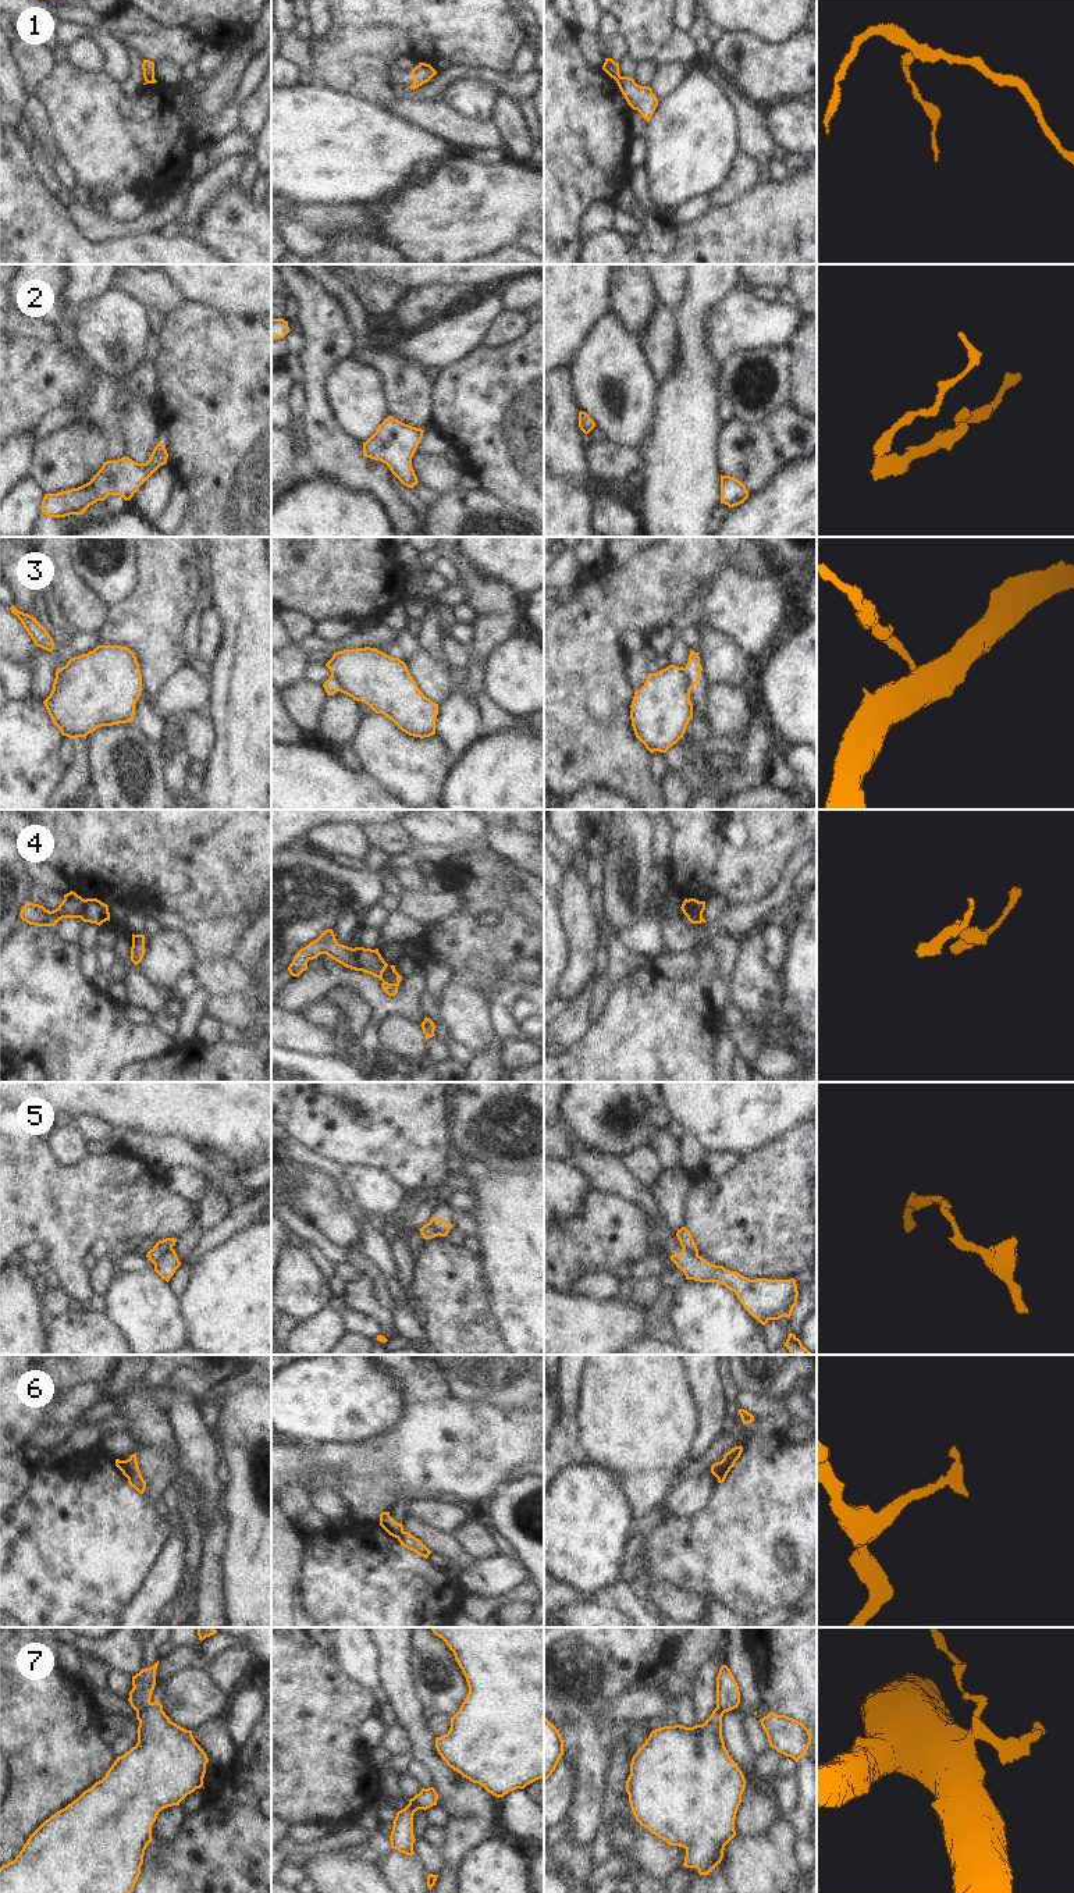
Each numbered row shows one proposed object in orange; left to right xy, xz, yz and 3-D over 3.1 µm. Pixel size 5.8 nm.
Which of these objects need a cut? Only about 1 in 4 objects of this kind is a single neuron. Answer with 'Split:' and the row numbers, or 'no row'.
Split: 1, 3, 4, 5, 6, 7

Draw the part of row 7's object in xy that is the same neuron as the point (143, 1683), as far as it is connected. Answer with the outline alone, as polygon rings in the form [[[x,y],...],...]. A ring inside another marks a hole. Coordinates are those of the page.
[[[159,1661],[146,1669],[141,1669],[139,1673],[132,1676],[132,1690],[129,1691],[129,1704],[136,1711],[141,1712],[152,1700],[152,1693],[156,1686],[156,1669]]]

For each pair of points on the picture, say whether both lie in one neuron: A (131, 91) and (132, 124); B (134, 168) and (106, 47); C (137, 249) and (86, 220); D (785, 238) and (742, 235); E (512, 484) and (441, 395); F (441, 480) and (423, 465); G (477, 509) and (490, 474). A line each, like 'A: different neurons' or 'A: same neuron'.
A: different neurons
B: different neurons
C: different neurons
D: same neuron
E: same neuron
F: same neuron
G: different neurons

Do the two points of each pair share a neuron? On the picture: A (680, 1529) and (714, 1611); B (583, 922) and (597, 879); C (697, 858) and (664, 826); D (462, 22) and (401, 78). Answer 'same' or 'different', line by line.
A: different
B: different
C: different
D: different

